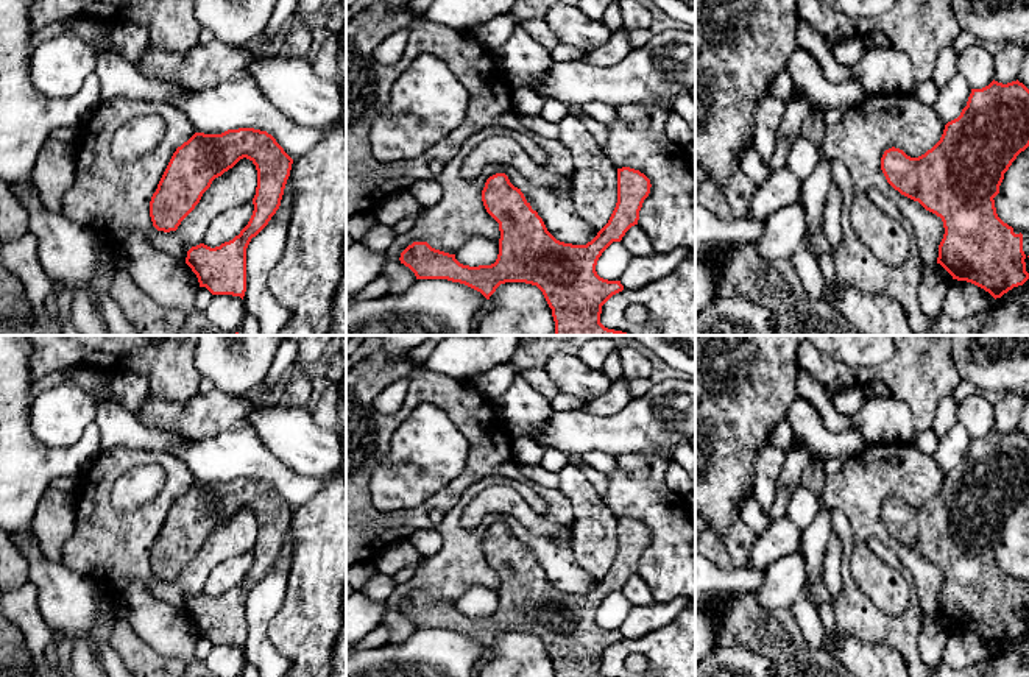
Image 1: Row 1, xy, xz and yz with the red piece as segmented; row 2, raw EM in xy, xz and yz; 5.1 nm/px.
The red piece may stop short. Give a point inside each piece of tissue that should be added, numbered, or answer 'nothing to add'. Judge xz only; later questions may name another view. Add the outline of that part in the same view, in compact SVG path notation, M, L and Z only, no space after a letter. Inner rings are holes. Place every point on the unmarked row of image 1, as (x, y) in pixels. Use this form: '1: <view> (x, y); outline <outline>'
nothing to add

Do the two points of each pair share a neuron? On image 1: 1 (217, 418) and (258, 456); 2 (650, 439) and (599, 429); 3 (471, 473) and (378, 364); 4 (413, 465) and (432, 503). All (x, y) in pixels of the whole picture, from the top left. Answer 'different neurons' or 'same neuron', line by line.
1: different neurons
2: same neuron
3: same neuron
4: different neurons

